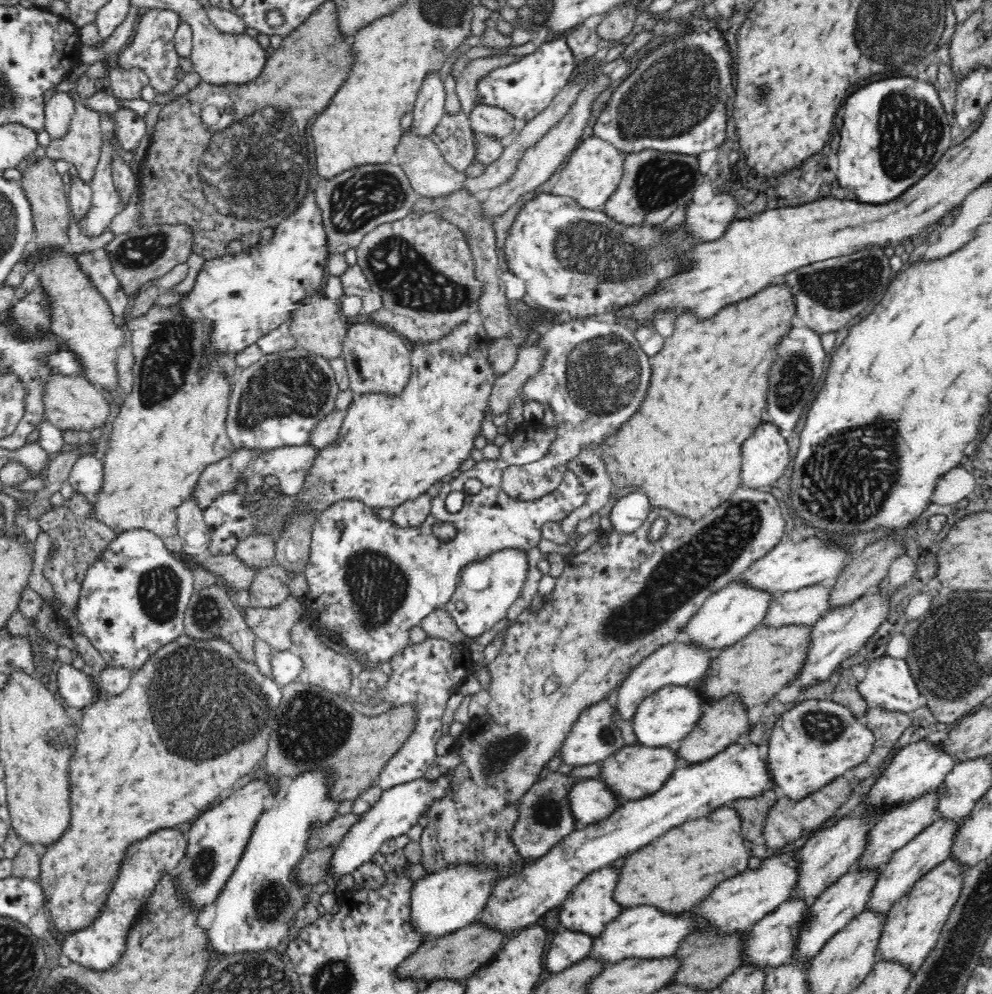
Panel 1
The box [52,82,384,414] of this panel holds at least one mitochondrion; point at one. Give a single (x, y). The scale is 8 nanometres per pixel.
(251, 168)

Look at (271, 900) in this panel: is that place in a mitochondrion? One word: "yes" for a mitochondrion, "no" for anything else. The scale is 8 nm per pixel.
yes

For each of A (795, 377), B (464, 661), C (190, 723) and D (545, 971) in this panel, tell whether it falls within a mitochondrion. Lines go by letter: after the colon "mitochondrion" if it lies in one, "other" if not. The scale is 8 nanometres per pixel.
A: mitochondrion
B: other
C: mitochondrion
D: other

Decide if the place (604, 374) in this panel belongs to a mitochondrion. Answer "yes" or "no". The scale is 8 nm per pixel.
yes

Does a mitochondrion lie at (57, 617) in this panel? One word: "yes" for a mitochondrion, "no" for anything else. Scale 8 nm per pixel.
no

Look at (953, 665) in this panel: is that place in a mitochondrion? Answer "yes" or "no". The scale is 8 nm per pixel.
yes

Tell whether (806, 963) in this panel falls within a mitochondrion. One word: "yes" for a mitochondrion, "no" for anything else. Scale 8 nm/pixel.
no

